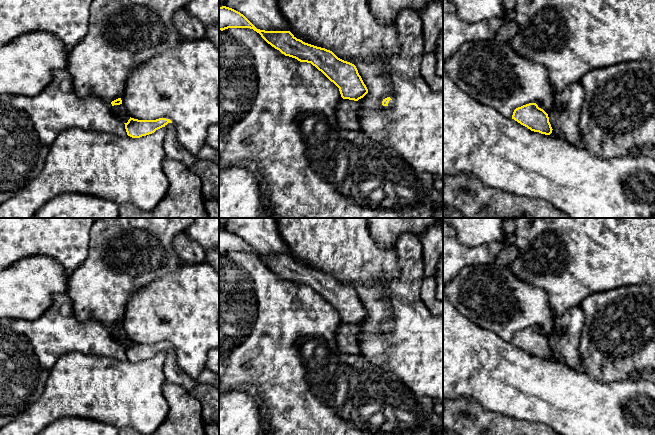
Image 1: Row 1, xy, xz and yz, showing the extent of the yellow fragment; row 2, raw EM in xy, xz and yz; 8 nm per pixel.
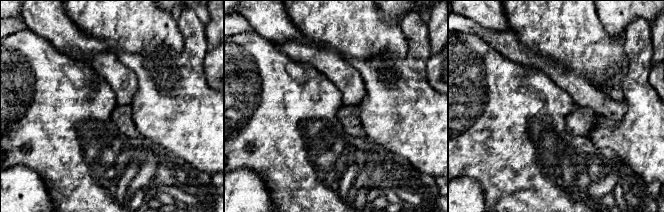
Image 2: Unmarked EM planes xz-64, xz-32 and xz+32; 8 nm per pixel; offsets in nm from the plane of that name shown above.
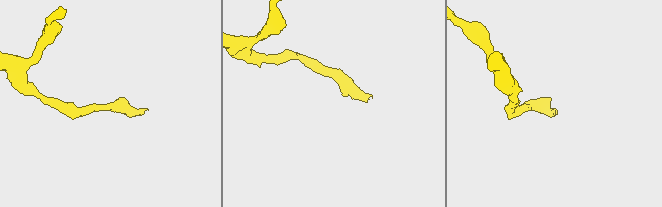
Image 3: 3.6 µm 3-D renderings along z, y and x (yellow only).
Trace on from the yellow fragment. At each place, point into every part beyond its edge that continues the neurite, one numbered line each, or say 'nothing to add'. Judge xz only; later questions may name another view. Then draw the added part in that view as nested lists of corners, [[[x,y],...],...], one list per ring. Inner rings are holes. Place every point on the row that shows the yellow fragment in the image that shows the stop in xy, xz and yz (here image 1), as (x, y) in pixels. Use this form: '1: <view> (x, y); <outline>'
nothing to add

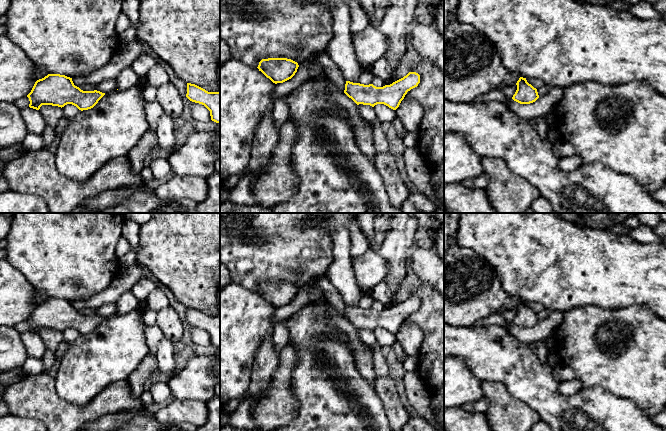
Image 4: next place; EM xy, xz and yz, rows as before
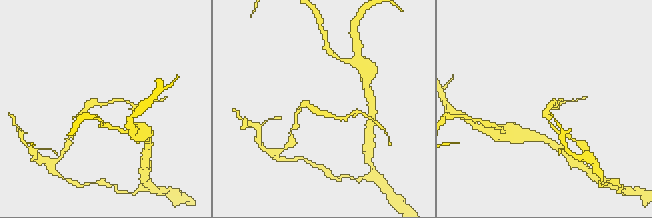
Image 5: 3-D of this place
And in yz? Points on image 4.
nothing to add

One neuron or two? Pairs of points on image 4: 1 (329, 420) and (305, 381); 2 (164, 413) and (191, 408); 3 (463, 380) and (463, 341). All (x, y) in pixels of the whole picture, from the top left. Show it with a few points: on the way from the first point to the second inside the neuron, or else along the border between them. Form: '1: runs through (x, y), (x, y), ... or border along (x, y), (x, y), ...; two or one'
1: runs through (329, 410), (329, 404), (315, 390); one
2: runs through (171, 412), (184, 410); one
3: border along (454, 356), (460, 357), (470, 371), (478, 378); two

